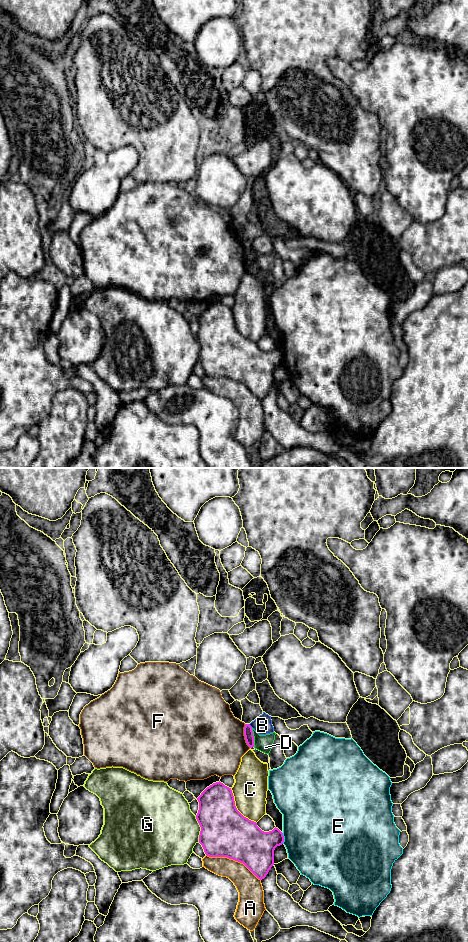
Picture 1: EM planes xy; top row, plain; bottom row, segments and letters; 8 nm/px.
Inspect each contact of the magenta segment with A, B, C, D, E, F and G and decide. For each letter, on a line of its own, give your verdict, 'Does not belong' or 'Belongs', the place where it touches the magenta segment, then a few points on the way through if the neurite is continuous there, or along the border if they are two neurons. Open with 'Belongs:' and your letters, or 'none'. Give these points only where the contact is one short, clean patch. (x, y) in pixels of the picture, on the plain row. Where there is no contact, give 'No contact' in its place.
Belongs: none
A: Does not belong. Touches magenta at xy (233, 379)
B: Does not belong. Touches magenta at xy (249, 245)
C: Does not belong. Touches magenta at xy (236, 328)
D: Does not belong. Touches magenta at xy (253, 257). Boundary: xy (251, 248), (254, 266)
E: Does not belong. Touches magenta at xy (283, 358)
F: Does not belong. Touches magenta at xy (244, 255)
G: Does not belong. Touches magenta at xy (201, 349)

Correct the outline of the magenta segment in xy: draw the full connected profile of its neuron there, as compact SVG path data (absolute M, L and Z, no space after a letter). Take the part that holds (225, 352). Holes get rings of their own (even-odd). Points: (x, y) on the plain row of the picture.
M216 302L197 318L199 330L196 339L201 347L199 363L209 377L227 377L243 383L258 399L266 397L274 385L274 370L284 362L283 353L274 348L264 352L254 341L244 337L236 328L231 308Z

